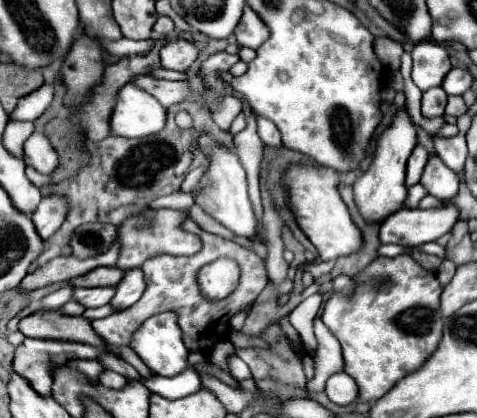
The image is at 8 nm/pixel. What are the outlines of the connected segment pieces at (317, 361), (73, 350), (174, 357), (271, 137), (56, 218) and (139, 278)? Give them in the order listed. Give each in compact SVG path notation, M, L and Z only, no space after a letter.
M320 318L314 320L314 334L318 340L318 348L314 352L314 378L307 384L310 393L323 391L328 376L344 370L340 342Z
M24 338L24 342L16 348L12 368L14 372L30 380L34 390L50 396L54 368L62 366L64 360L98 358L102 354L104 350L94 348L90 344L82 344L82 342Z
M174 312L156 314L156 316L148 318L144 324L140 324L140 328L132 334L130 348L140 356L140 360L148 366L148 370L156 376L176 376L190 366L188 364L188 348L182 342L182 334L176 324Z
M262 116L258 118L258 136L262 138L262 142L266 146L280 146L280 132L278 132L278 128L270 120L266 120Z
M50 194L40 200L38 208L32 214L32 222L42 240L48 240L62 226L66 212L68 212L68 198L62 194Z
M130 268L124 270L124 278L118 284L118 292L112 298L112 304L120 310L130 308L146 290L146 282L144 282L144 274L140 268Z

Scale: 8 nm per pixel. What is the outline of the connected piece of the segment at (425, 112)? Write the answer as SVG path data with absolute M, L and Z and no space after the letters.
M438 86L438 88L430 88L422 94L422 116L424 118L436 118L436 116L444 116L444 108L446 108L446 92Z

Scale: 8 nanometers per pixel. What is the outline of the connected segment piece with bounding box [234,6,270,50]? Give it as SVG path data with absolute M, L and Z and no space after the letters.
M246 6L246 8L244 8L244 14L242 14L242 18L240 18L240 24L238 24L236 32L234 32L238 44L256 50L256 48L268 38L268 34L270 34L270 32L268 32L266 24L258 18L258 14L252 12L250 6Z

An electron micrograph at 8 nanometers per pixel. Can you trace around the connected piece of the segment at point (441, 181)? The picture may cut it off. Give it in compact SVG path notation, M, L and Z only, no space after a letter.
M432 156L422 172L420 184L428 190L428 194L436 196L442 202L448 202L458 194L460 178L438 156Z

